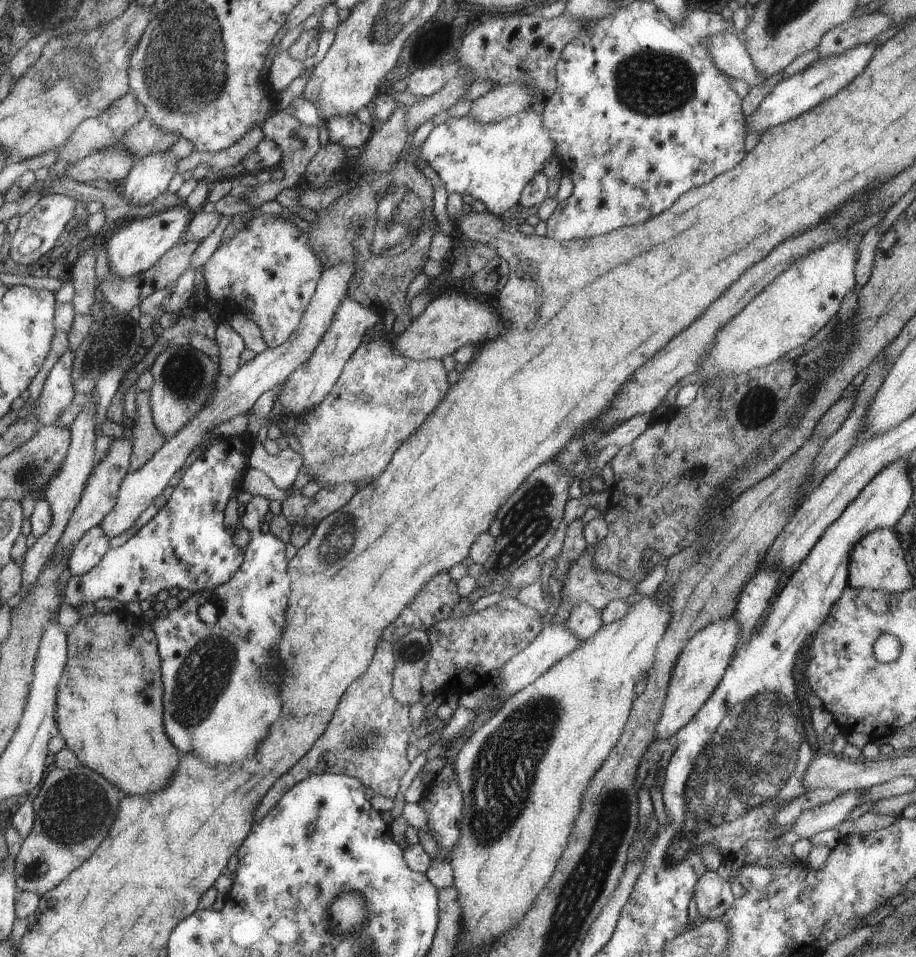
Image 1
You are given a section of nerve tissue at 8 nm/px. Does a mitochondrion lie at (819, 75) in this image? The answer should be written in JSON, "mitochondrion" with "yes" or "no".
{"mitochondrion":"no"}

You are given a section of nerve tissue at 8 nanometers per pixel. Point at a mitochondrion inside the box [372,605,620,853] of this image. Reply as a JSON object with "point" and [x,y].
{"point":[411,652]}

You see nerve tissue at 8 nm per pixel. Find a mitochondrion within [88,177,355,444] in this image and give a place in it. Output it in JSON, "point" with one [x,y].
{"point":[183,376]}

